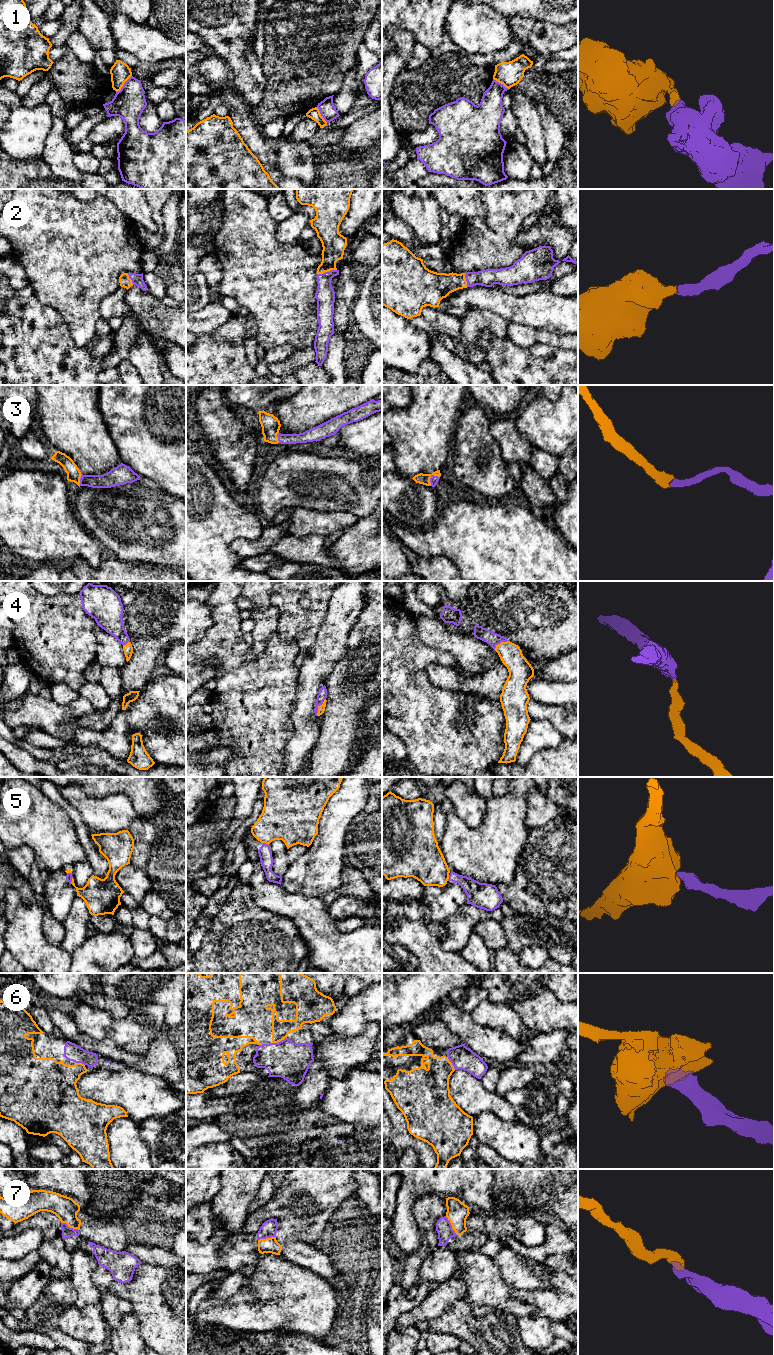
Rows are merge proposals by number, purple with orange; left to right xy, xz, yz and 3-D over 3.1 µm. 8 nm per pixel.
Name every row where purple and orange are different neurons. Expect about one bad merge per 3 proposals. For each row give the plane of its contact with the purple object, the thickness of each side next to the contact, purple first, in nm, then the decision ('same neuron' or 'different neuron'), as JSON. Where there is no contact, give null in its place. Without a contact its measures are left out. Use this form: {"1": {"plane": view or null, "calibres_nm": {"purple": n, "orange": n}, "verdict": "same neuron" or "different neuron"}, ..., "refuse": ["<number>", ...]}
{"1": {"plane": "xy", "calibres_nm": {"purple": 260, "orange": 160}, "verdict": "different neuron"}, "2": {"plane": "xz", "calibres_nm": {"purple": 160, "orange": 190}, "verdict": "same neuron"}, "3": {"plane": "yz", "calibres_nm": {"purple": 70, "orange": 90}, "verdict": "same neuron"}, "4": {"plane": "xz", "calibres_nm": {"purple": 80, "orange": 60}, "verdict": "same neuron"}, "5": {"plane": "xz", "calibres_nm": {"purple": 110, "orange": 360}, "verdict": "different neuron"}, "6": {"plane": "xz", "calibres_nm": {"purple": 300, "orange": 140}, "verdict": "same neuron"}, "7": {"plane": "yz", "calibres_nm": {"purple": 130, "orange": 180}, "verdict": "different neuron"}, "refuse": ["1", "5", "7"]}

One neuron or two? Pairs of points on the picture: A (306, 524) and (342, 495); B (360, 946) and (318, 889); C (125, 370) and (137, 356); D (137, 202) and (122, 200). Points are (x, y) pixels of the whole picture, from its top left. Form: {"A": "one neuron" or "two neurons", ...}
{"A": "two neurons", "B": "two neurons", "C": "two neurons", "D": "one neuron"}

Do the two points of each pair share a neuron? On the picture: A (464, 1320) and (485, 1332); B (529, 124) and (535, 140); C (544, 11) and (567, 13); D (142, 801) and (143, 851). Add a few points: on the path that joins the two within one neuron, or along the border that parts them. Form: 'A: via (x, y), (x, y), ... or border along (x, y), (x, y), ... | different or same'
A: via (469, 1322), (480, 1327) | same
B: via (532, 128), (534, 136) | same
C: via (550, 11), (561, 11) | same
D: border along (140, 816), (149, 818) | different

